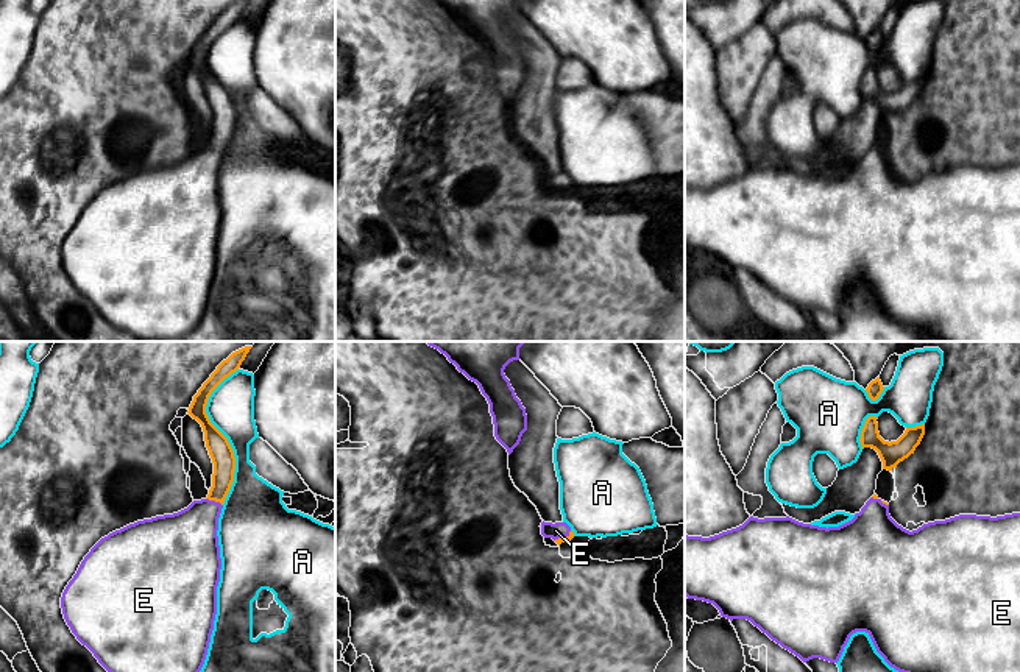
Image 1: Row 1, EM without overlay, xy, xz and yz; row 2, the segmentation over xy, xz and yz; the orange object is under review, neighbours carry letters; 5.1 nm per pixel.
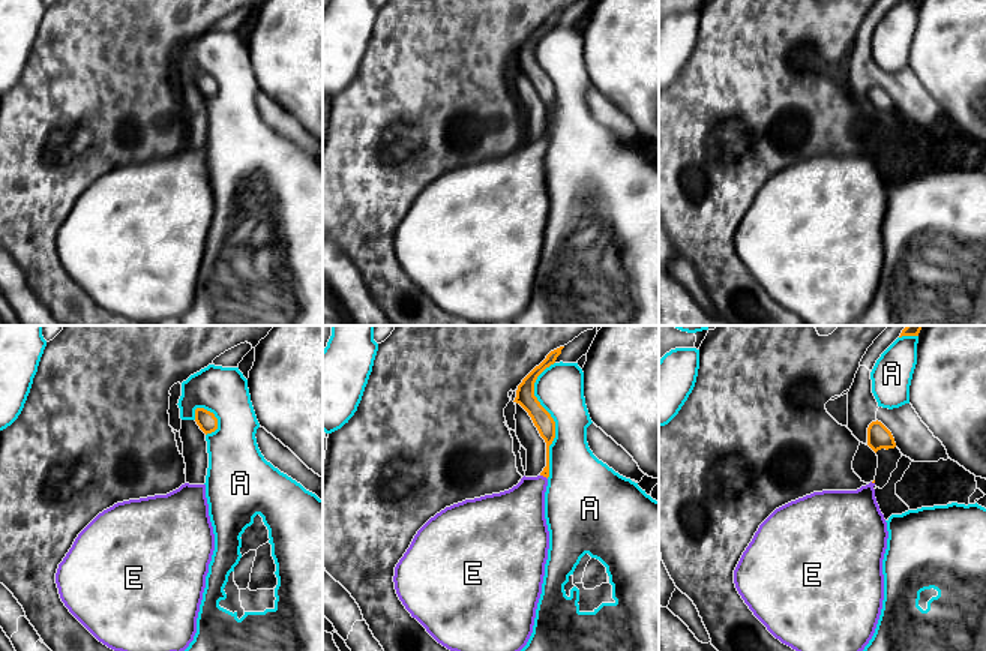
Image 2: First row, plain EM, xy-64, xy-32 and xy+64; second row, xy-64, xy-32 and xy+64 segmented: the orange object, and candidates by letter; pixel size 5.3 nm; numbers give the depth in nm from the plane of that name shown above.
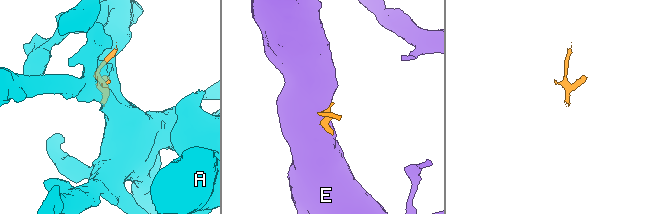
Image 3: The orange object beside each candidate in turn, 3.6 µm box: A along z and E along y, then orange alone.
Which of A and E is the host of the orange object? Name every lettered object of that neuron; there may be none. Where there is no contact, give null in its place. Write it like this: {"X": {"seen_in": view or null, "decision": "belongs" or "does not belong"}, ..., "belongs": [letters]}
{"A": {"seen_in": "xy", "decision": "does not belong"}, "E": {"seen_in": "xy", "decision": "belongs"}, "belongs": ["E"]}

